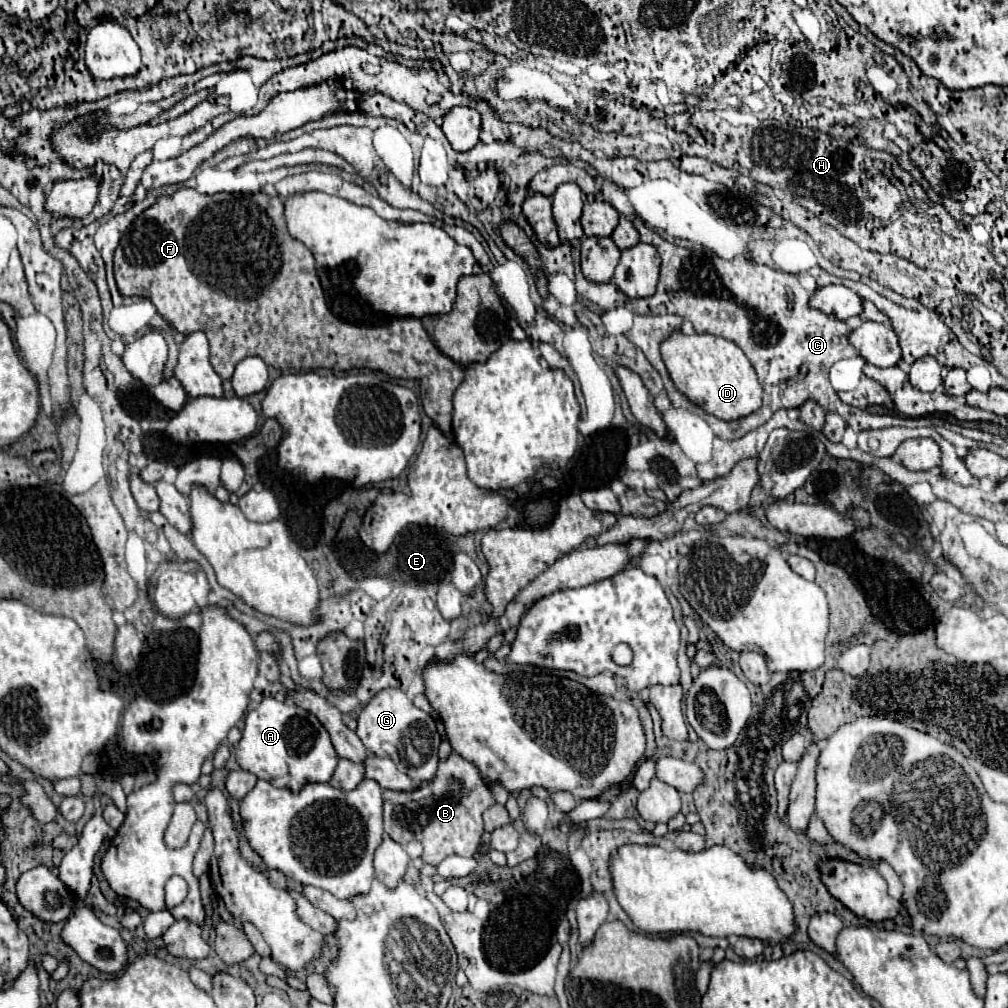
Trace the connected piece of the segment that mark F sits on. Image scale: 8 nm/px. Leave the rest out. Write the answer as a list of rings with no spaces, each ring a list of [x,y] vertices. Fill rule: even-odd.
[[[180,188],[172,196],[160,196],[154,206],[132,222],[128,234],[122,236],[114,254],[114,276],[122,296],[150,298],[158,314],[184,336],[198,330],[204,332],[210,342],[210,364],[224,380],[232,378],[236,364],[246,356],[258,356],[266,366],[280,368],[282,372],[316,368],[346,372],[352,368],[370,368],[394,378],[414,378],[422,382],[424,412],[450,436],[452,394],[464,380],[464,368],[434,346],[418,318],[396,318],[388,325],[366,328],[352,326],[330,312],[314,268],[314,256],[302,242],[288,234],[284,202],[276,196],[264,192],[222,192],[200,198],[192,188]]]

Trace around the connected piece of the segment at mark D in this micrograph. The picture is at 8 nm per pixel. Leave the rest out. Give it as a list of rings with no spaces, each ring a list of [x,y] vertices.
[[[678,330],[662,342],[660,350],[674,386],[704,412],[732,422],[746,418],[762,406],[762,386],[752,364],[736,344],[712,334],[686,336]]]

